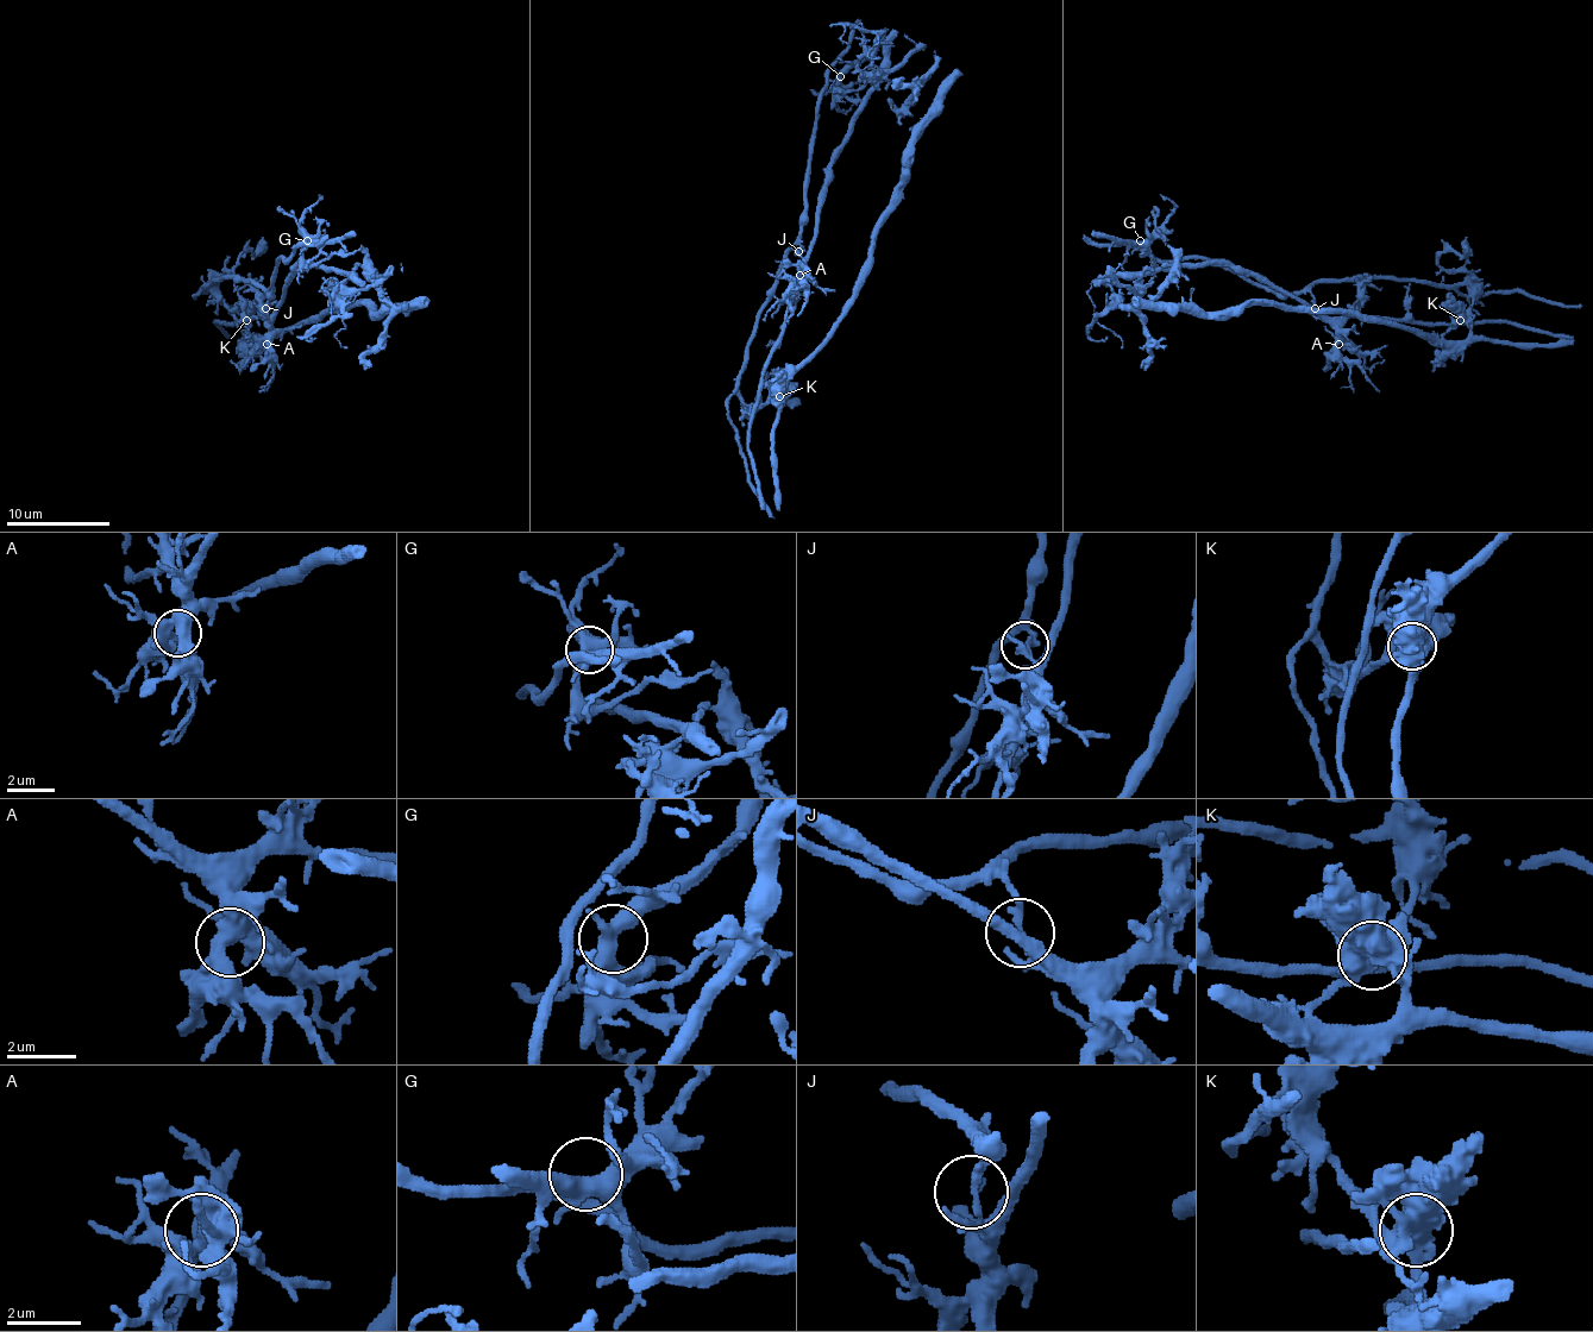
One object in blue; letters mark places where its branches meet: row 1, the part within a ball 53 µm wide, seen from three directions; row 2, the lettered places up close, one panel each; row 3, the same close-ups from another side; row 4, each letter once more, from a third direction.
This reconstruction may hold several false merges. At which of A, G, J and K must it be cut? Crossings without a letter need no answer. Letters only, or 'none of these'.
J, K

